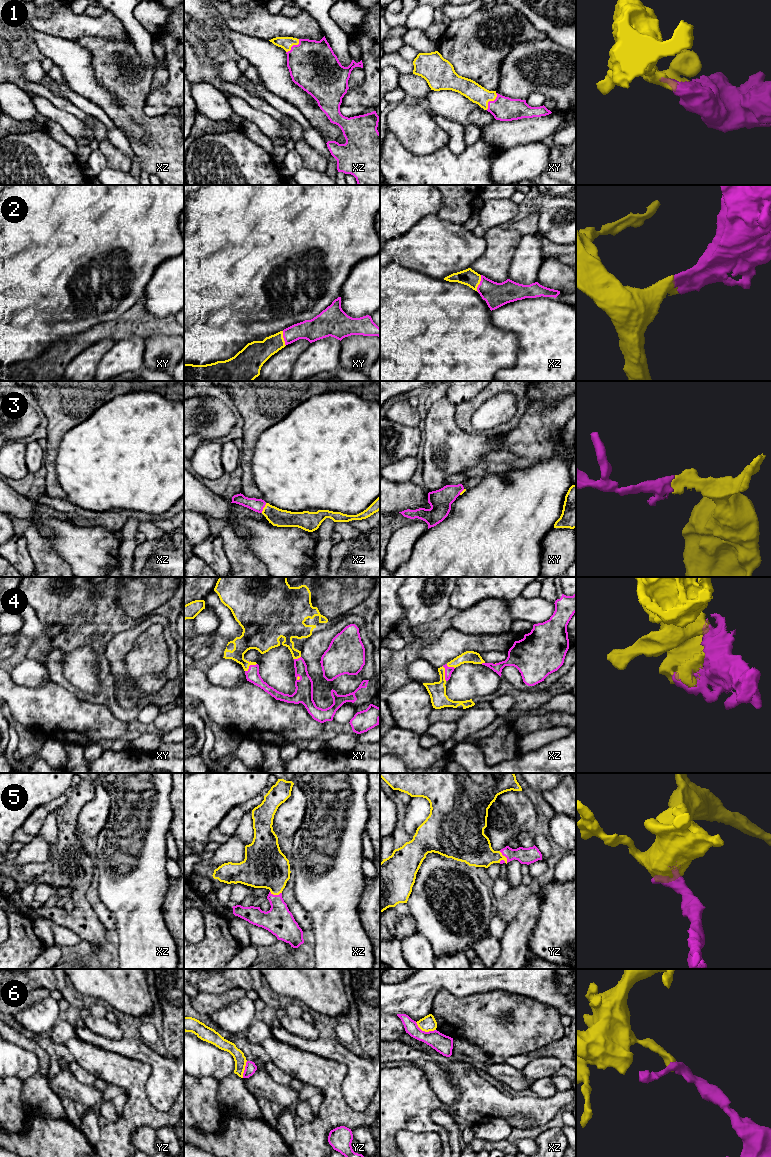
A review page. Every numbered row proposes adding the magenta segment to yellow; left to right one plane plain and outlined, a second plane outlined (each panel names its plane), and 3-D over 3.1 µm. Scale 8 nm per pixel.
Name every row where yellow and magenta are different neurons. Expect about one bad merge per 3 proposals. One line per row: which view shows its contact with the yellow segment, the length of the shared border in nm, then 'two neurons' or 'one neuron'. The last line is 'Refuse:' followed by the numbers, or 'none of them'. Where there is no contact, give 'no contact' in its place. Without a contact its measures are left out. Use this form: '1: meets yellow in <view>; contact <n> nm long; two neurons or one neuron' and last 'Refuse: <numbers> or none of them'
1: meets yellow in xy; contact 160 nm long; one neuron
2: meets yellow in xz; contact 140 nm long; one neuron
3: meets yellow in xz; contact 90 nm long; one neuron
4: meets yellow in xy; contact 120 nm long; one neuron
5: meets yellow in yz; contact 120 nm long; one neuron
6: meets yellow in xz; contact 180 nm long; two neurons
Refuse: 6

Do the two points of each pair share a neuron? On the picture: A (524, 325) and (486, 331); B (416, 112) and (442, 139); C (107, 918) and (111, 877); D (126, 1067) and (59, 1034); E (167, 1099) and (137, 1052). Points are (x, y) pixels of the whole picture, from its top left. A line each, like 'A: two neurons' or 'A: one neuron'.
A: two neurons
B: one neuron
C: two neurons
D: two neurons
E: one neuron

